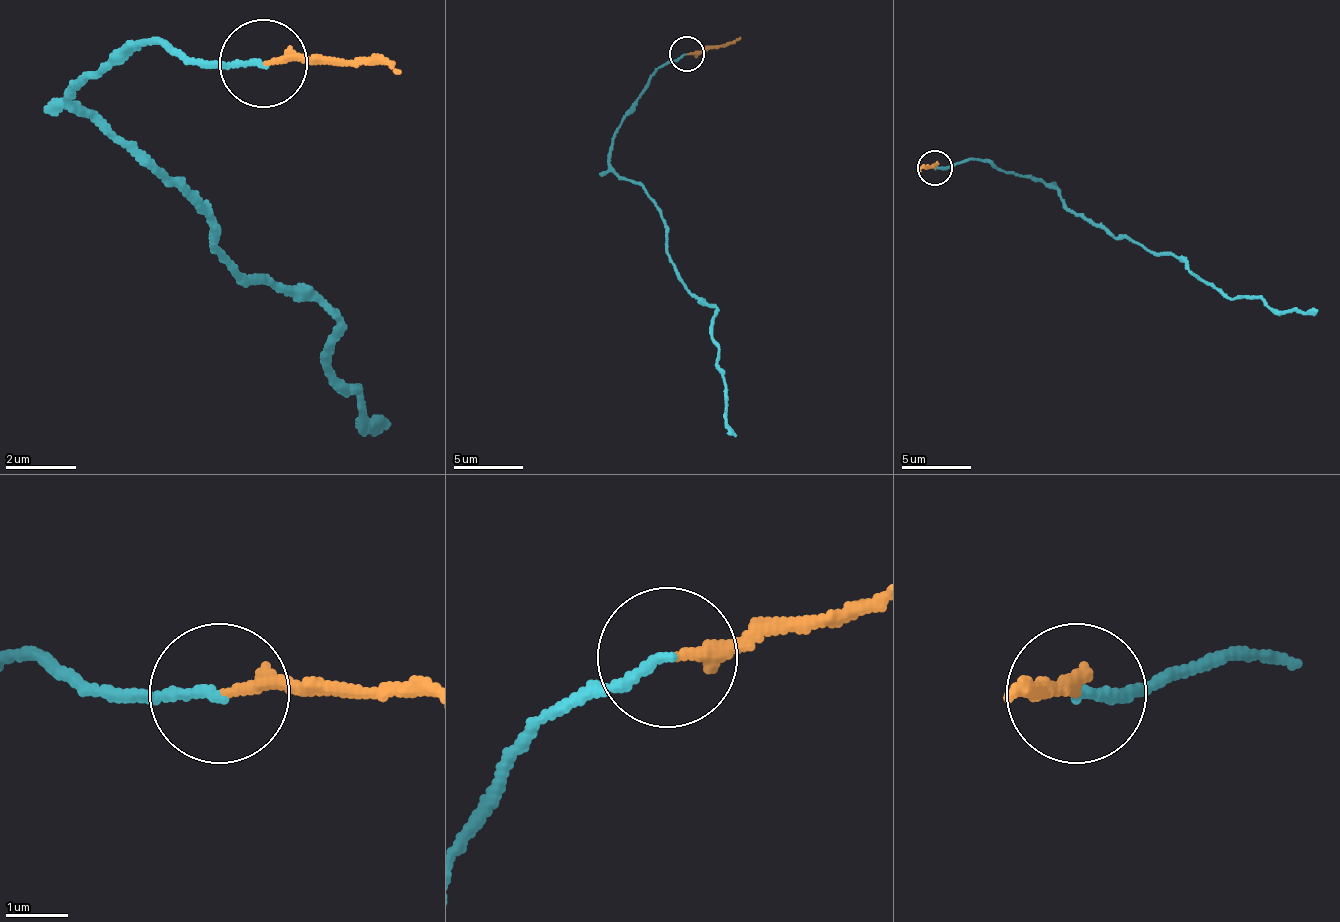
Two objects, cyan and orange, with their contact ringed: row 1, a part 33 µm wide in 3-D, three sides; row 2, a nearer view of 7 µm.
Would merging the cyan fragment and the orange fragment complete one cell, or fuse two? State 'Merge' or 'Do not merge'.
Merge

